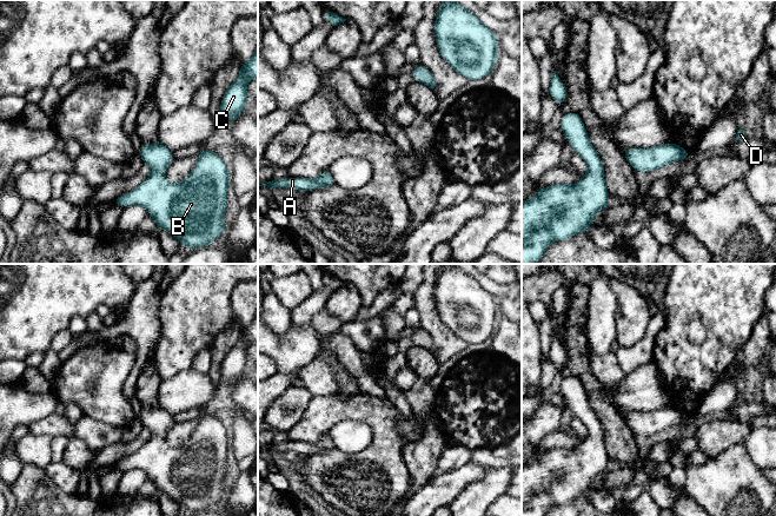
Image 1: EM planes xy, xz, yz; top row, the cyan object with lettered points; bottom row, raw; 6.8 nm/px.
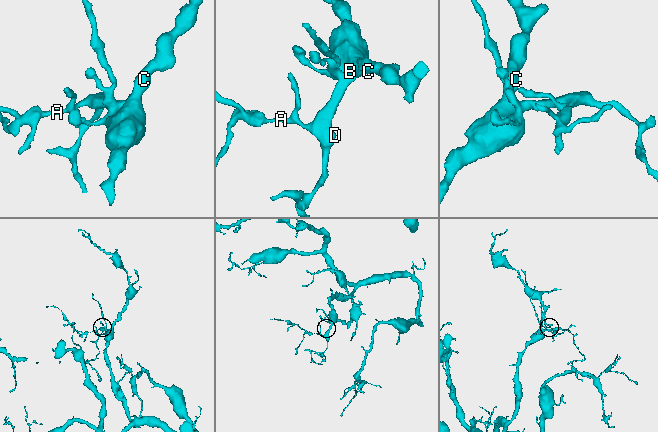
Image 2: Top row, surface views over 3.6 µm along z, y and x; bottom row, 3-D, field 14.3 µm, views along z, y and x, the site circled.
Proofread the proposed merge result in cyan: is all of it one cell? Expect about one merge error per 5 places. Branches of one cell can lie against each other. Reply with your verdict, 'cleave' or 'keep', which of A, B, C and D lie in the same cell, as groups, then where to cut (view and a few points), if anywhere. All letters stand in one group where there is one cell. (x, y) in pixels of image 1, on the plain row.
keep; groups A B C D; cut none

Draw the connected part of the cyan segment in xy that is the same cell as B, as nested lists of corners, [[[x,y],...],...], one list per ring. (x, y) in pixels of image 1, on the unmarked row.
[[[159,403],[154,408],[141,408],[139,421],[151,430],[152,436],[137,452],[113,463],[112,468],[122,472],[130,469],[145,471],[155,485],[157,494],[166,494],[191,514],[210,510],[217,504],[226,490],[226,462],[231,449],[231,437],[224,424],[214,415],[204,411],[191,437],[181,446],[171,448],[164,439],[173,426],[172,415]]]

